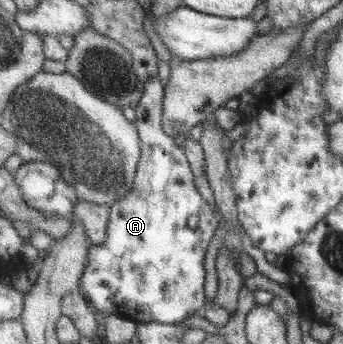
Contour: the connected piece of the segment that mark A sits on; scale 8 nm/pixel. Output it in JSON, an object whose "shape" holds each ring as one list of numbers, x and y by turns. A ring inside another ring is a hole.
{"shape":[[157,74,150,78,143,84,143,91,139,95,137,101,133,104,135,109,134,127,136,127,138,133,138,143,140,143,140,158,136,164,136,172,134,172,134,180,132,180,132,188,126,194,122,196,120,200,116,200,112,206,110,206,110,212,108,217,108,224,106,225,106,237,104,237,104,243,97,245,90,244,88,247,88,259,86,259,86,266,82,270,82,275,79,281,79,290,84,294,95,312,102,313,103,315,114,314,127,320,132,320,134,323,150,323,158,322,159,324,166,325,179,325,185,318,192,317,193,315,200,313,202,306,204,305,205,296,203,294,203,283,205,277,205,271,203,267,203,258,206,246,212,238,214,230,217,226,222,226,226,234,234,232,234,229,230,225,226,225,226,221,222,219,218,209,215,206,208,205,208,202,204,201,200,197,198,191,192,183,192,173,188,167,186,157,184,157,184,151,178,147,175,143,175,139,166,135,162,130,161,114,162,114,162,100,163,100,163,86,160,84],[188,216,197,216,198,225,195,228,187,227,186,220]]}

